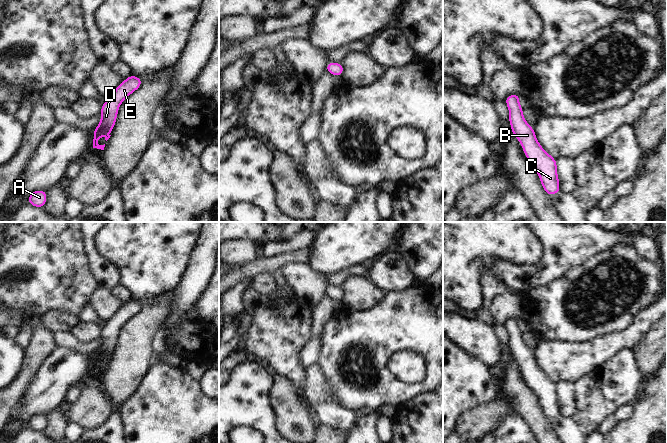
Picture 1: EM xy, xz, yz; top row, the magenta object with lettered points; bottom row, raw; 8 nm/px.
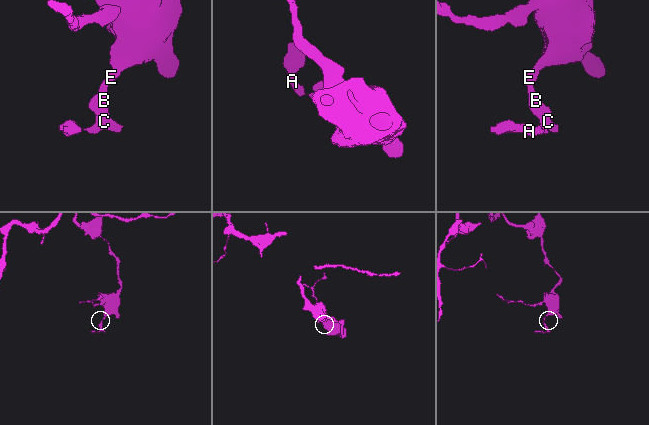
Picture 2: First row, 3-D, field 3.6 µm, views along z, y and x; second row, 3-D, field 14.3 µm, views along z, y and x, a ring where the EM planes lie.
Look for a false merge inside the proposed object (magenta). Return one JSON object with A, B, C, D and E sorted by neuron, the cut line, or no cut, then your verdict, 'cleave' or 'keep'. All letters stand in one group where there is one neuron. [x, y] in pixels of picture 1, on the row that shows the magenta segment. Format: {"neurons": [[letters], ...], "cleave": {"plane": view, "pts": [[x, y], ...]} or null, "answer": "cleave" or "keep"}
{"neurons": [["A", "B", "C", "D", "E"]], "cleave": null, "answer": "keep"}

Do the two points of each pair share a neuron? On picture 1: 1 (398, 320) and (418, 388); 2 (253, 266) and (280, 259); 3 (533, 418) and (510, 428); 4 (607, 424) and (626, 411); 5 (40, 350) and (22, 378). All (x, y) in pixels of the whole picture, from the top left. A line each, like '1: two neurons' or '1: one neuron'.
1: one neuron
2: one neuron
3: two neurons
4: one neuron
5: one neuron

